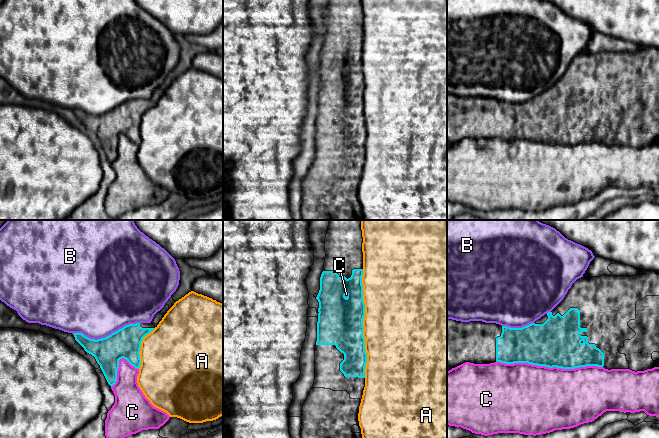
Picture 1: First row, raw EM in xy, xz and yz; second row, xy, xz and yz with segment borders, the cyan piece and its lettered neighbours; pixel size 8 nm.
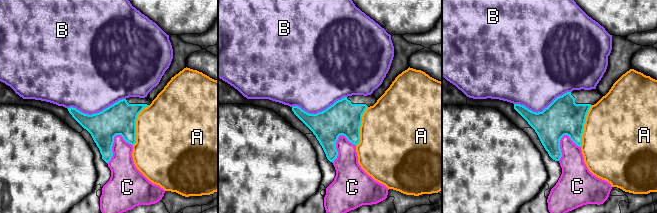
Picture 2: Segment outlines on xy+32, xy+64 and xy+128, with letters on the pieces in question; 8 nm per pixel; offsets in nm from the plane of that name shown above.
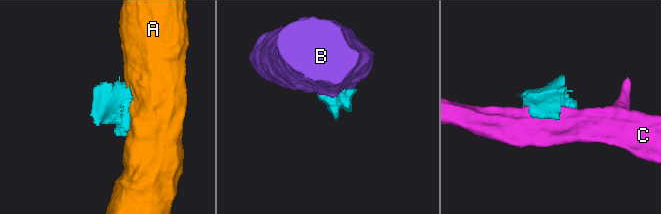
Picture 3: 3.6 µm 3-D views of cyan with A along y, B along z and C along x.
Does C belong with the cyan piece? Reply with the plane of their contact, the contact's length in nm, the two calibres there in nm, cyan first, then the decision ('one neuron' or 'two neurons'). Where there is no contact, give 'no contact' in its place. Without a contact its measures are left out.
contact in yz; length 850 nm; calibres 380 and 500 nm; two neurons

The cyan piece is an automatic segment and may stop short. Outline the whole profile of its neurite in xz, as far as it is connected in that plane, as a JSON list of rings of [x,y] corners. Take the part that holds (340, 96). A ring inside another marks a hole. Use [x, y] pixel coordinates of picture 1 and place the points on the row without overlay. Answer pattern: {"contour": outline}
{"contour": [[[329,0],[325,14],[324,47],[320,53],[317,117],[315,121],[315,156],[302,185],[302,220],[362,220],[358,197],[359,182],[365,163],[367,129],[363,113],[365,80],[363,76],[363,28],[361,0]]]}

